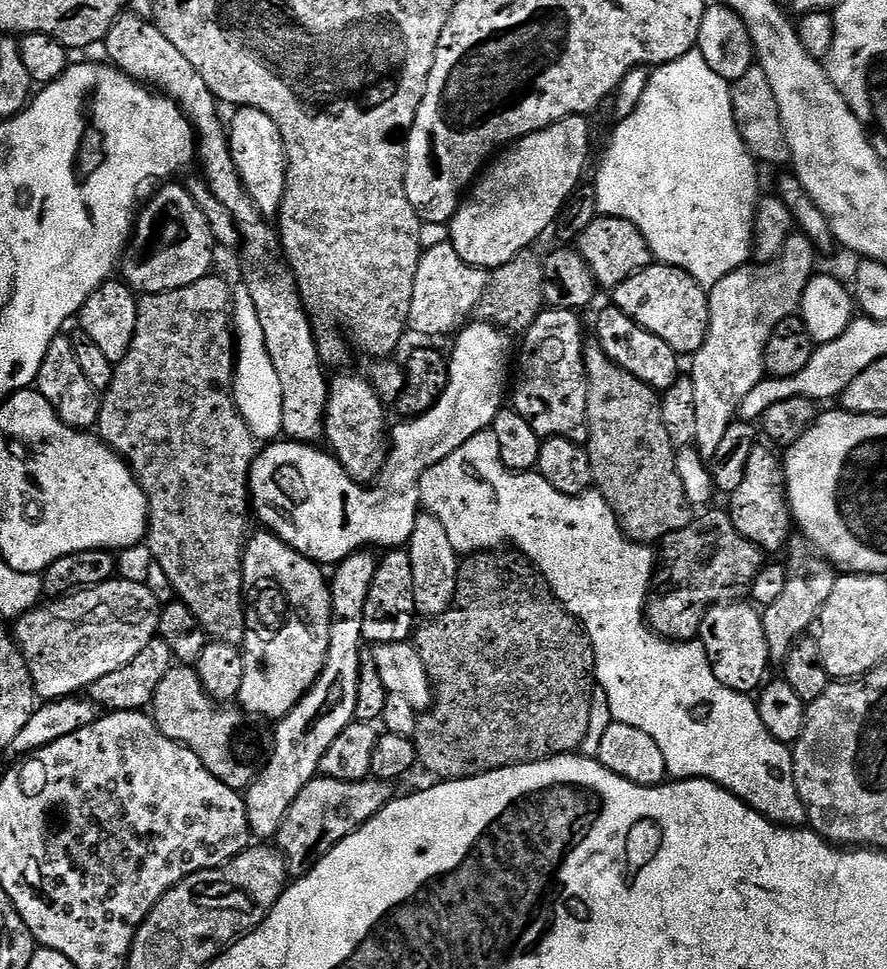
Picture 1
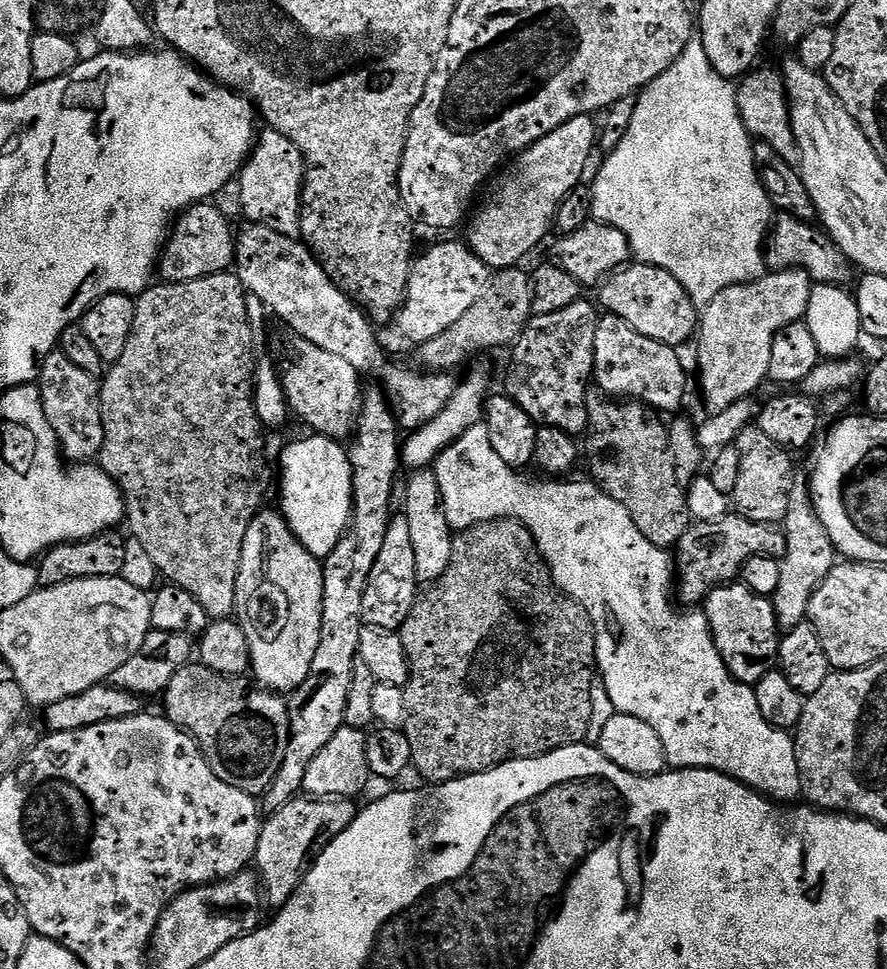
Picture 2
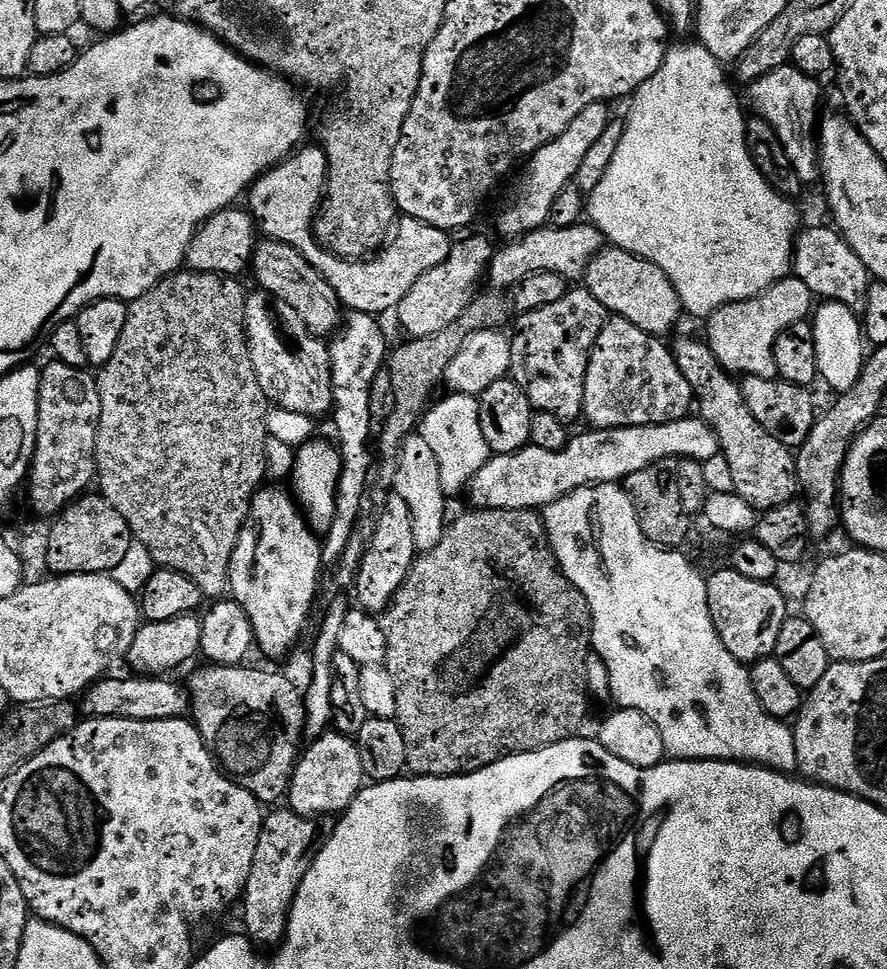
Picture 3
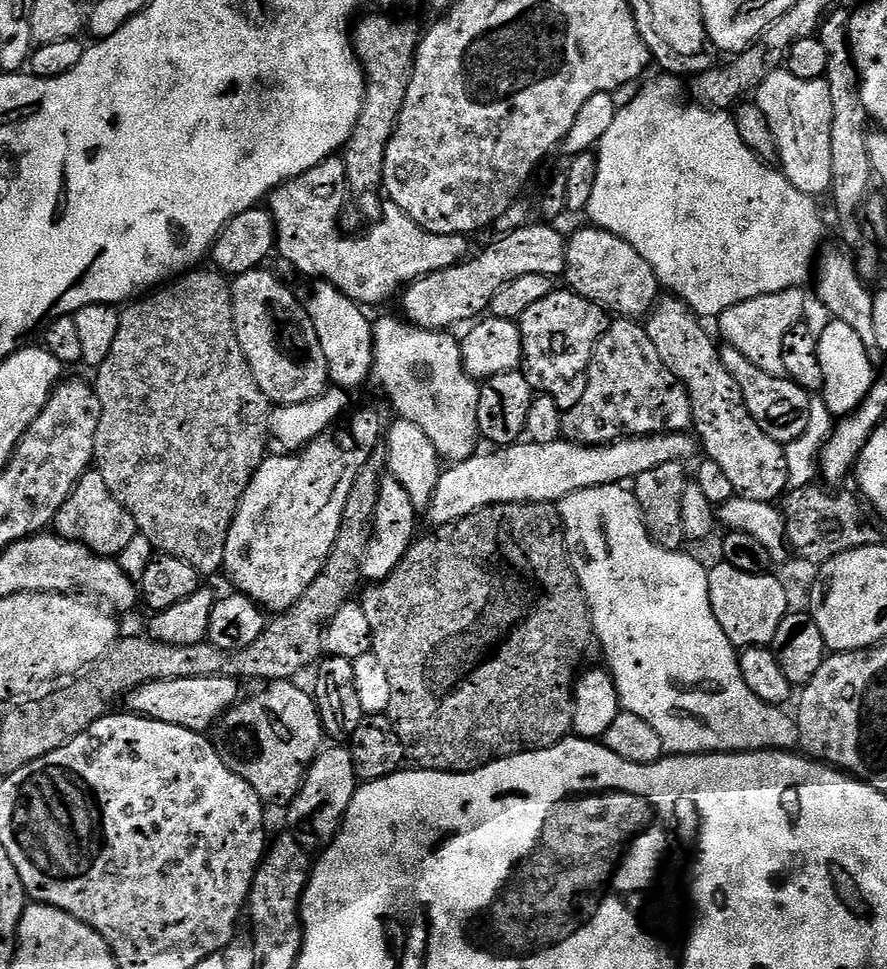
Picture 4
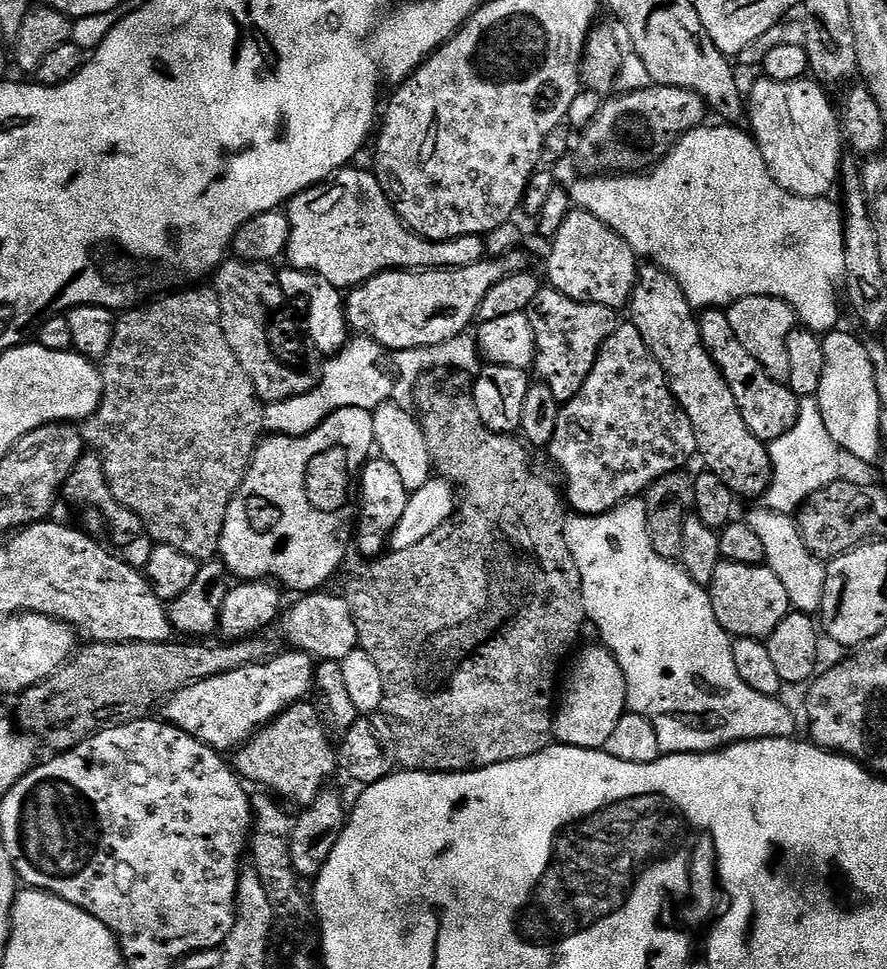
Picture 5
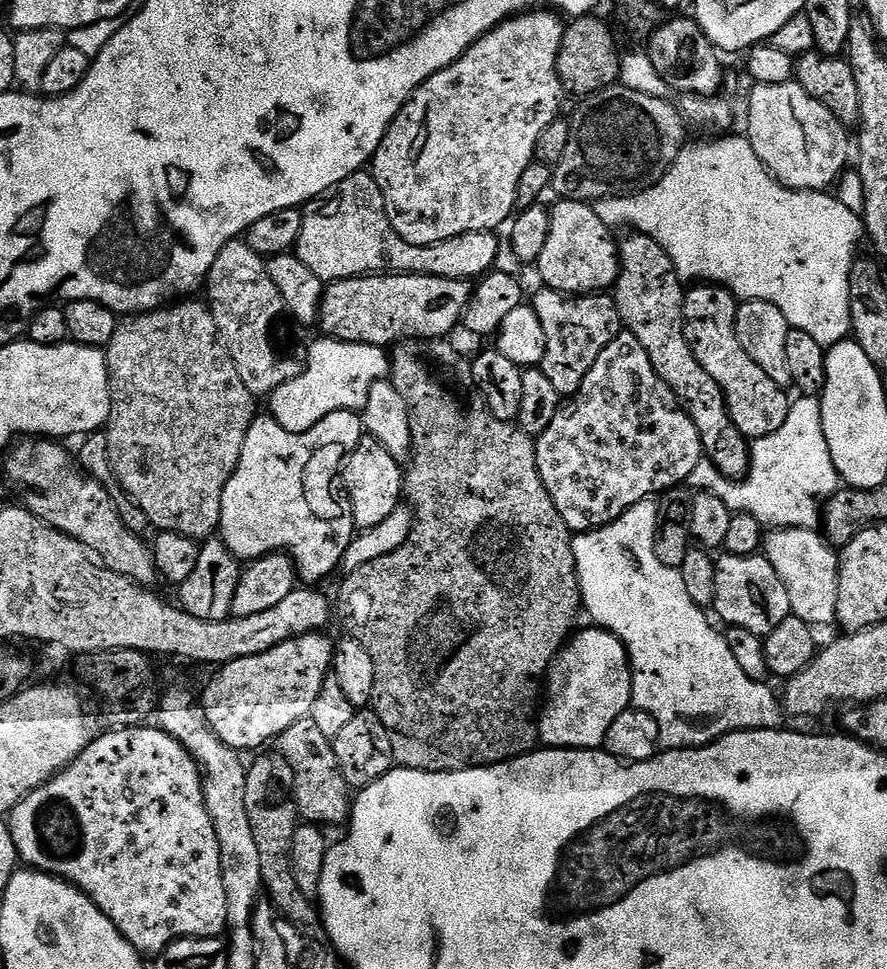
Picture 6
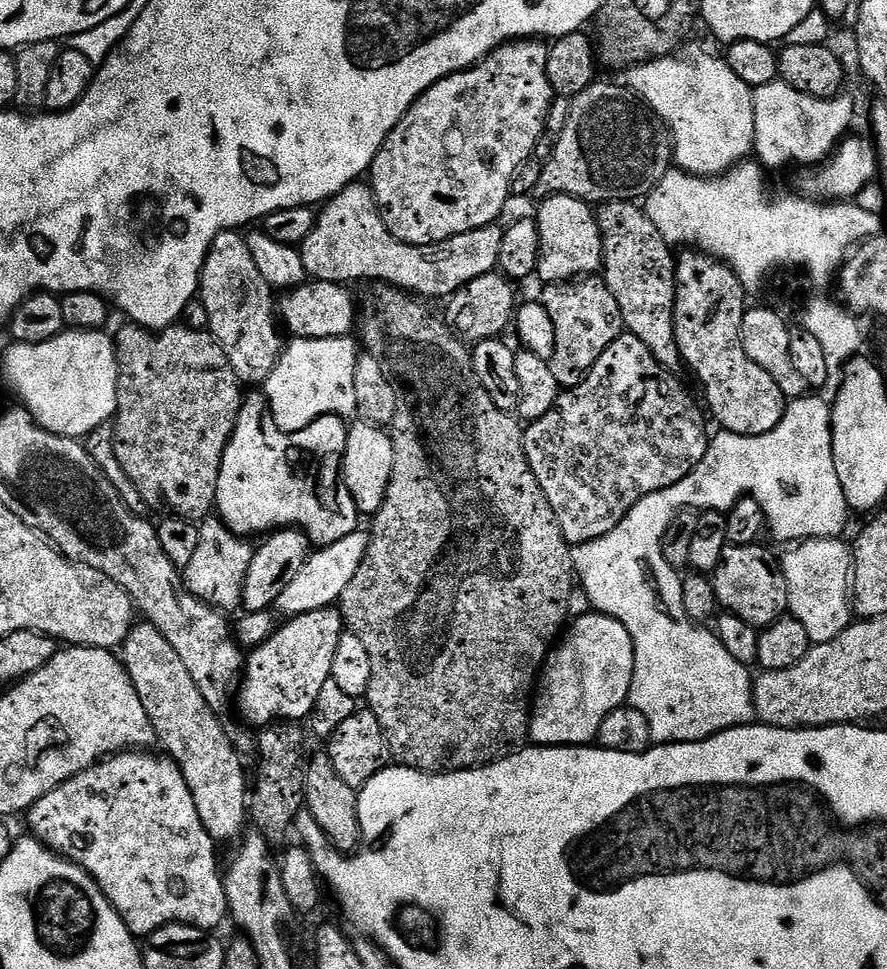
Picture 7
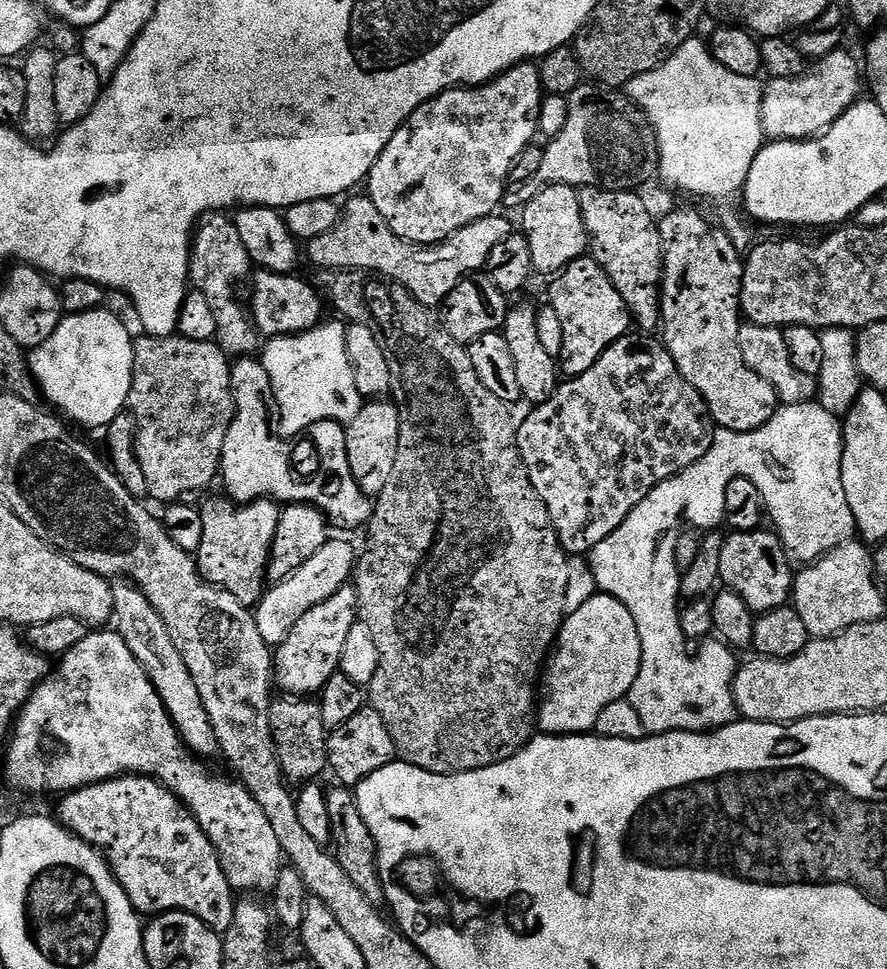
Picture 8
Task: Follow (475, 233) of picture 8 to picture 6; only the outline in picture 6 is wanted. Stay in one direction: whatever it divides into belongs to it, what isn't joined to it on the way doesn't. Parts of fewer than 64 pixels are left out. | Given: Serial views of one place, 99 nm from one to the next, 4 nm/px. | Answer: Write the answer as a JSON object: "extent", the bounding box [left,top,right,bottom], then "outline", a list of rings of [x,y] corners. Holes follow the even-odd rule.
{"extent":[294,170,500,282],"outline":[[[368,170],[355,172],[350,178],[338,182],[323,196],[303,205],[302,211],[302,234],[294,255],[325,282],[405,272],[472,282],[493,271],[500,256],[500,240],[496,232],[462,234],[444,244],[426,248],[406,242],[394,230],[382,190]]]}

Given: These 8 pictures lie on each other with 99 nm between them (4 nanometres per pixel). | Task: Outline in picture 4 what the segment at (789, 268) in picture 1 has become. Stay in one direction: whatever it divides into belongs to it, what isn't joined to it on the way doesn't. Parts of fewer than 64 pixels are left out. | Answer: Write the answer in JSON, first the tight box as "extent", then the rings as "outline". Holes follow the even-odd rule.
{"extent":[718,288,808,376],"outline":[[[791,288],[778,294],[766,294],[762,298],[750,298],[750,302],[738,302],[738,306],[730,306],[730,310],[718,317],[720,332],[724,335],[723,343],[738,350],[738,354],[746,354],[746,358],[750,358],[750,362],[754,362],[758,370],[766,370],[766,374],[784,376],[782,342],[786,339],[790,326],[805,319],[804,307],[807,306],[808,300],[804,294],[804,288]]]}

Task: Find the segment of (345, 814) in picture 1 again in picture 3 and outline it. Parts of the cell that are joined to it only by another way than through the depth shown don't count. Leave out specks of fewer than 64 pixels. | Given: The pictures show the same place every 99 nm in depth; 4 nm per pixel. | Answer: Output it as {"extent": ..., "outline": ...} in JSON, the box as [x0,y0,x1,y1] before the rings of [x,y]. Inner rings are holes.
{"extent":[242,806,333,950],"outline":[[[287,806],[277,807],[265,815],[262,834],[258,834],[258,850],[254,850],[254,866],[250,866],[250,878],[246,878],[242,897],[243,931],[257,949],[275,950],[284,943],[294,898],[324,841],[332,837],[333,827],[331,816],[303,816]]]}

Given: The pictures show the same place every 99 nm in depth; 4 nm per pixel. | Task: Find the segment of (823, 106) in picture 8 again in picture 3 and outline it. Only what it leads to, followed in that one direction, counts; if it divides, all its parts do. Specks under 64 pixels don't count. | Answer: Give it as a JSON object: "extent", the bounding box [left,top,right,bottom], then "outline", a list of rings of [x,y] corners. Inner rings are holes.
{"extent":[750,66,821,186],"outline":[[[785,66],[779,68],[778,70],[774,70],[770,74],[766,74],[762,78],[758,78],[752,85],[750,85],[750,92],[752,92],[752,104],[757,108],[759,119],[765,120],[766,122],[770,122],[770,126],[774,126],[774,130],[778,134],[778,138],[782,142],[782,146],[786,150],[786,158],[790,158],[790,162],[792,163],[792,169],[798,174],[798,178],[800,179],[801,185],[808,186],[808,184],[817,183],[820,180],[820,149],[818,147],[818,115],[816,116],[816,111],[820,108],[820,84],[821,81],[819,79],[813,78],[811,76],[807,76],[806,74],[802,74],[799,70],[791,66]]]}

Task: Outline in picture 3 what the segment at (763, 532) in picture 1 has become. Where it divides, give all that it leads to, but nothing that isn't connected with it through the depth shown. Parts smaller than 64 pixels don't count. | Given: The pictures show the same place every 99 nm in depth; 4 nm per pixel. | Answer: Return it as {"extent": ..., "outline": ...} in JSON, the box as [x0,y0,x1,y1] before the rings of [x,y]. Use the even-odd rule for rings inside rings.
{"extent":[671,336,802,514],"outline":[[[680,336],[671,349],[682,374],[686,374],[686,382],[690,382],[699,419],[716,429],[720,437],[720,451],[730,462],[730,470],[734,473],[736,495],[760,514],[793,503],[802,488],[796,476],[793,449],[778,442],[778,438],[774,438],[774,434],[770,434],[770,430],[766,430],[758,418],[750,414],[741,385],[734,379],[733,373],[724,369],[703,339]]]}

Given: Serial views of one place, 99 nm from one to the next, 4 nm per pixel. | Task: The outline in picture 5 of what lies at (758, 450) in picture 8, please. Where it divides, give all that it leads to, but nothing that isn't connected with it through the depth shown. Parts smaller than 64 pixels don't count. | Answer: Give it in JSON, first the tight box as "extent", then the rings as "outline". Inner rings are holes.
{"extent":[564,398,841,754],"outline":[[[804,398],[800,402],[798,422],[782,438],[768,444],[768,453],[772,459],[772,481],[762,497],[763,507],[775,512],[799,513],[800,507],[818,490],[830,486],[841,479],[840,456],[834,438],[830,438],[830,430],[826,430],[826,422],[822,422],[822,410],[814,398]],[[637,498],[620,504],[614,510],[597,516],[582,516],[572,514],[567,517],[564,533],[566,534],[566,546],[570,546],[570,554],[574,554],[574,562],[578,566],[578,574],[582,578],[582,598],[587,619],[592,620],[601,630],[603,647],[609,648],[622,666],[622,674],[626,678],[626,690],[628,691],[628,708],[644,716],[656,728],[658,734],[658,746],[661,753],[679,754],[682,752],[714,752],[728,747],[730,744],[740,744],[744,740],[769,740],[770,738],[782,738],[783,740],[795,737],[796,716],[783,704],[783,699],[775,696],[763,696],[758,690],[750,690],[742,677],[738,675],[738,669],[734,667],[734,650],[732,649],[733,637],[718,622],[714,614],[712,597],[708,595],[707,587],[700,586],[696,592],[675,592],[671,584],[688,580],[686,570],[675,560],[667,560],[658,554],[654,554],[654,546],[650,546],[650,534],[648,533],[648,506],[643,499]]]}

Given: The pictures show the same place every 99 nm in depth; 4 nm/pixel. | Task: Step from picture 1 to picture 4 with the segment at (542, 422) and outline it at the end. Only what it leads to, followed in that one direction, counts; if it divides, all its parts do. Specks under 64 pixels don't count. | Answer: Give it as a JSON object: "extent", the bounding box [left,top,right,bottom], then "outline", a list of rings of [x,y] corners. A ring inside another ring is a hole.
{"extent":[519,290,610,410],"outline":[[[571,290],[552,291],[519,320],[524,359],[522,371],[533,393],[554,398],[561,410],[578,406],[586,394],[588,367],[600,336],[606,334],[610,314],[600,304],[590,302]]]}

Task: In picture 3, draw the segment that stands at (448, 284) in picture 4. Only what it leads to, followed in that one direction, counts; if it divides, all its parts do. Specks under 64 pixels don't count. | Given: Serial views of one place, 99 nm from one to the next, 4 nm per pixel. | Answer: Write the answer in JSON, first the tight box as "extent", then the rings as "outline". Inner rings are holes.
{"extent":[486,222,606,290],"outline":[[[581,222],[569,228],[545,226],[505,244],[508,245],[495,253],[486,275],[487,283],[492,283],[491,287],[496,290],[515,289],[527,276],[539,272],[558,274],[569,282],[583,281],[594,258],[606,247],[603,234],[591,222]]]}

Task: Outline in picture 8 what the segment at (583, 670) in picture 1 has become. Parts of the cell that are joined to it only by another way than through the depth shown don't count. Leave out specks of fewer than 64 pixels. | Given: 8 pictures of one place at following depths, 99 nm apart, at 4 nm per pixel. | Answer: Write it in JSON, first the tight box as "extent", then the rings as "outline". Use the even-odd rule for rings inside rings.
{"extent":[354,278,570,776],"outline":[[[377,278],[369,284],[364,297],[370,306],[372,333],[378,346],[382,346],[382,354],[386,354],[395,387],[398,392],[400,388],[400,396],[404,399],[404,404],[399,405],[400,446],[396,449],[394,471],[390,473],[386,486],[382,486],[379,496],[375,497],[372,518],[366,525],[368,545],[364,553],[359,553],[354,568],[358,620],[370,626],[380,655],[380,665],[370,685],[370,704],[378,714],[382,714],[403,763],[413,764],[423,772],[433,772],[439,776],[457,776],[494,766],[527,748],[528,741],[533,739],[538,724],[538,677],[556,643],[556,637],[560,635],[560,626],[566,615],[564,608],[570,560],[560,546],[552,519],[538,498],[527,470],[520,463],[516,439],[521,413],[516,413],[513,405],[502,402],[502,398],[494,398],[494,394],[482,386],[478,374],[474,374],[467,347],[450,338],[441,317],[425,304],[418,303],[405,288]]]}

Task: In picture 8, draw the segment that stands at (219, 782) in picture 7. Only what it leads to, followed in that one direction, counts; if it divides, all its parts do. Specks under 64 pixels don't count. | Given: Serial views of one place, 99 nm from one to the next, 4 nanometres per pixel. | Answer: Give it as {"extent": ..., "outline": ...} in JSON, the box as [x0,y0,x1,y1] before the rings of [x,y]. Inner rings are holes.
{"extent":[112,582,220,758],"outline":[[[116,582],[112,584],[112,615],[114,631],[124,639],[126,646],[130,646],[130,654],[134,654],[134,658],[138,658],[138,662],[143,666],[189,752],[201,758],[217,755],[220,752],[220,740],[202,706],[202,694],[182,654],[176,649],[172,635],[169,634],[166,622],[158,614],[158,610],[150,606],[146,596],[135,584]]]}

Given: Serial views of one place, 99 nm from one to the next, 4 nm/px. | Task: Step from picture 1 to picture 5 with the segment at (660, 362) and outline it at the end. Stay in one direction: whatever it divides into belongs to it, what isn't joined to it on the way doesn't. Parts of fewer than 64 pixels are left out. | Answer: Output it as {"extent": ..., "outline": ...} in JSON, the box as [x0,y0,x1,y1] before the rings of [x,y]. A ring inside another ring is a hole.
{"extent":[546,323,697,516],"outline":[[[621,323],[614,334],[606,338],[582,390],[578,390],[573,400],[563,401],[558,427],[554,429],[554,438],[546,452],[552,455],[557,470],[564,475],[562,492],[567,507],[582,516],[606,514],[628,500],[637,499],[647,493],[648,487],[658,482],[658,478],[687,469],[687,464],[697,459],[694,426],[690,426],[690,418],[686,418],[682,406],[674,398],[662,366],[654,354],[650,354],[646,342],[642,342],[642,334],[638,334],[632,323]]]}

